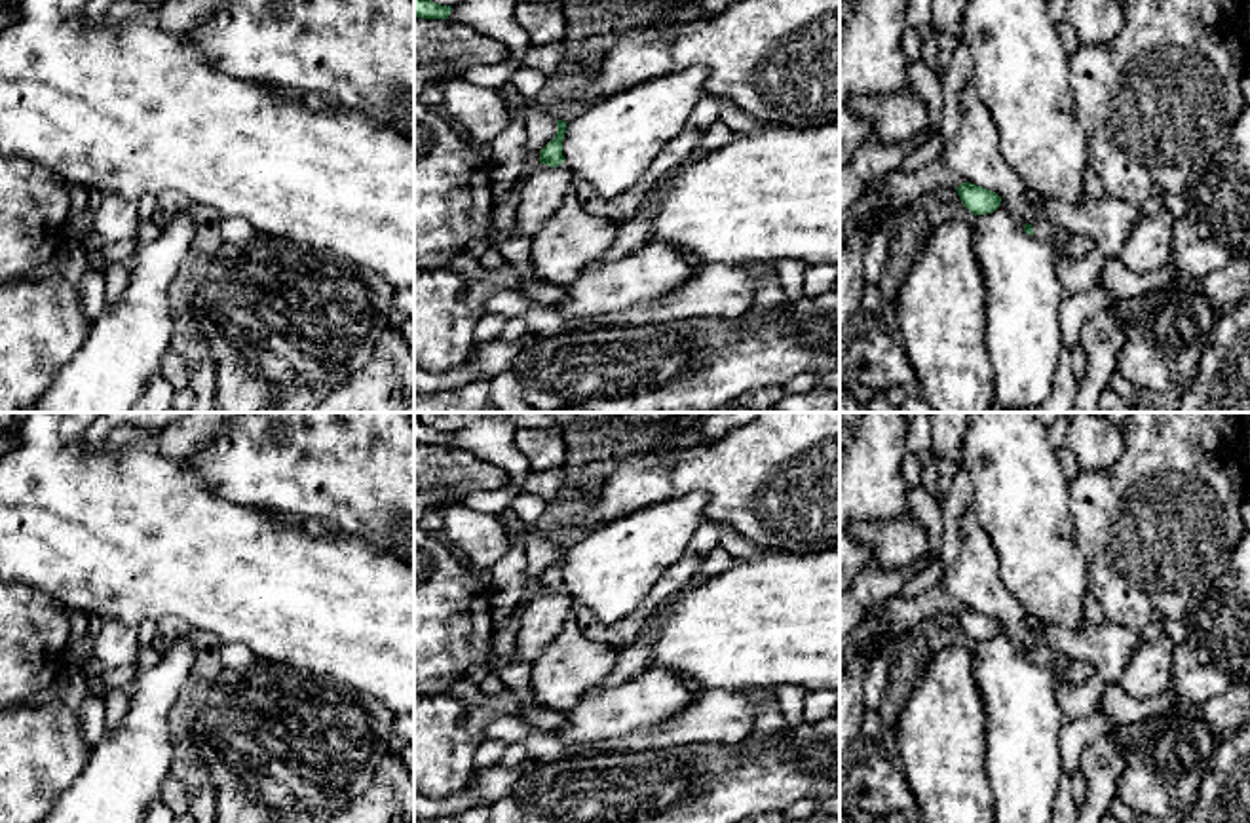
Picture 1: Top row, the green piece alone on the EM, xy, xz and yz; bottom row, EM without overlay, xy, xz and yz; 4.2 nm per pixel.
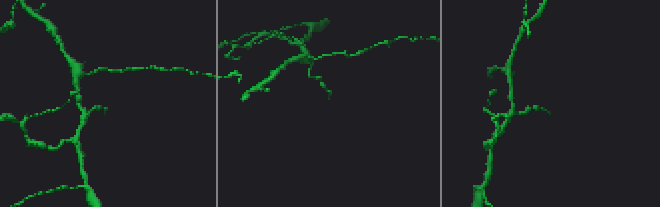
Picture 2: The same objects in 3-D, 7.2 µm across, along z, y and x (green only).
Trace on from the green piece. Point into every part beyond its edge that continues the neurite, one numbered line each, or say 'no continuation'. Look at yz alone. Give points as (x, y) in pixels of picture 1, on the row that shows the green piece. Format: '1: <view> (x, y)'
1: yz (1045, 230)

